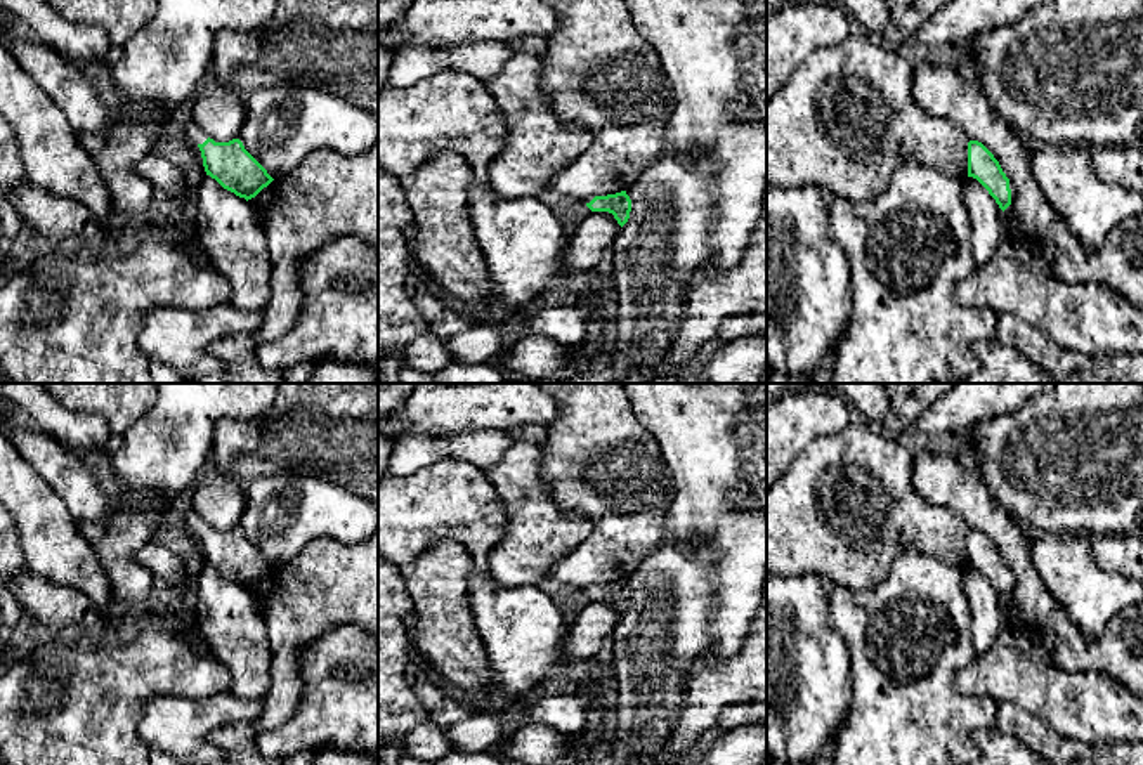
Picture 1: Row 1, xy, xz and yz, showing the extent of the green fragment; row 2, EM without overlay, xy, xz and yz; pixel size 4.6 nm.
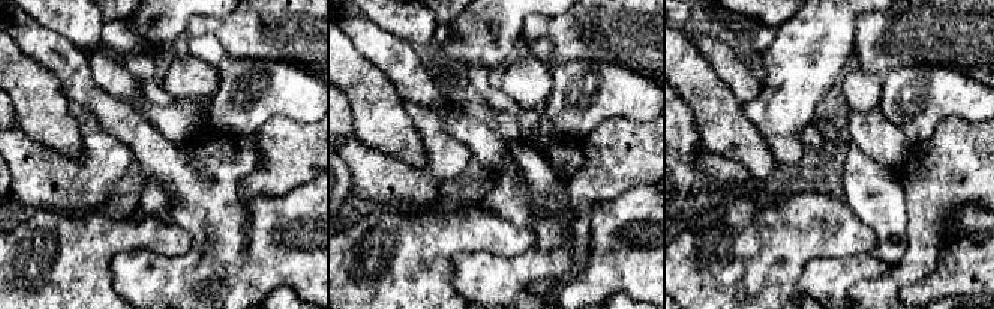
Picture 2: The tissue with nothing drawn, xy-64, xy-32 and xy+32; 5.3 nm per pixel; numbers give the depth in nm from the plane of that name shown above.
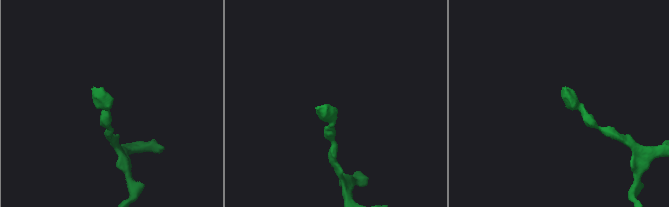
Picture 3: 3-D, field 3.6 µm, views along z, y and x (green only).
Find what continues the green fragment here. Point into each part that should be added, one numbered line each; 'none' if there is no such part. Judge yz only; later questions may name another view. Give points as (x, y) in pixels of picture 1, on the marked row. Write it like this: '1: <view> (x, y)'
none

